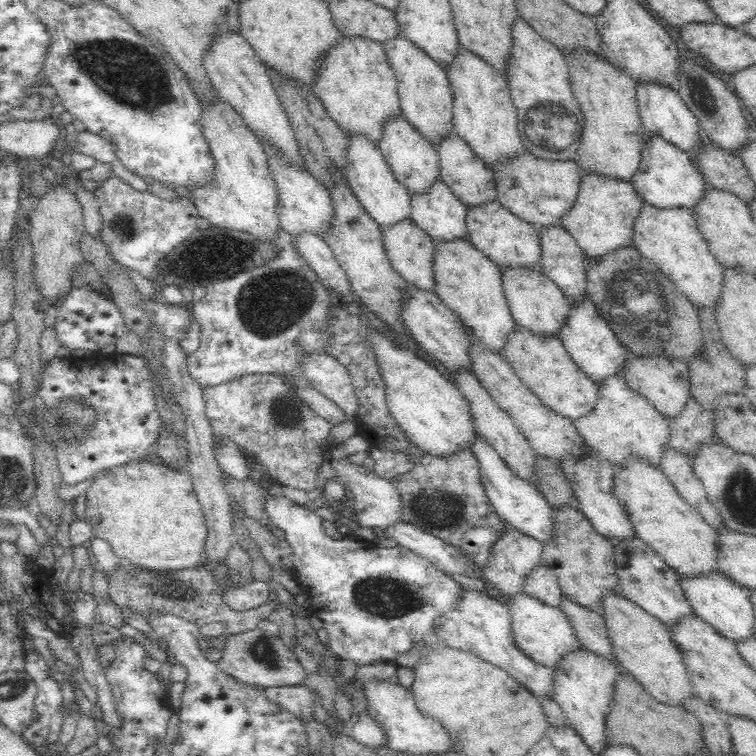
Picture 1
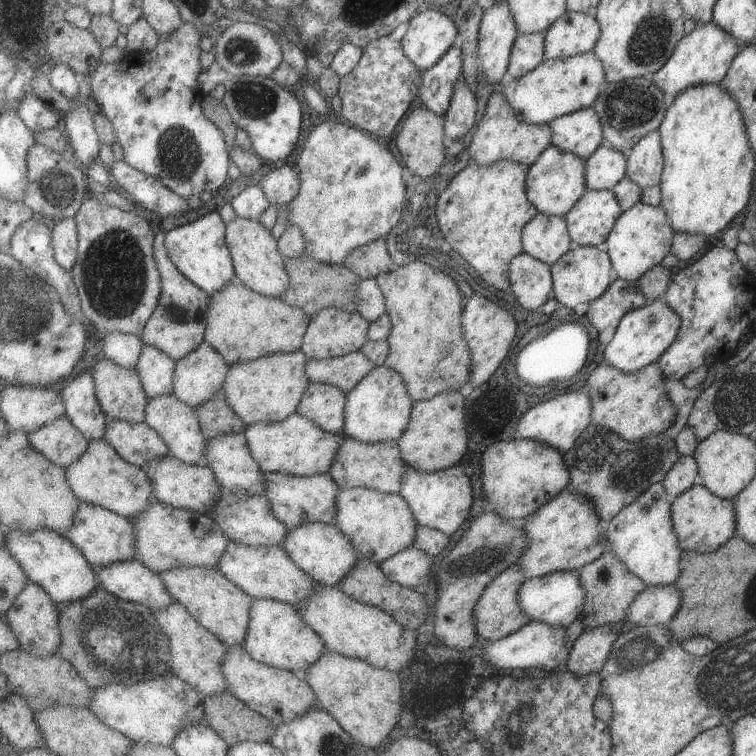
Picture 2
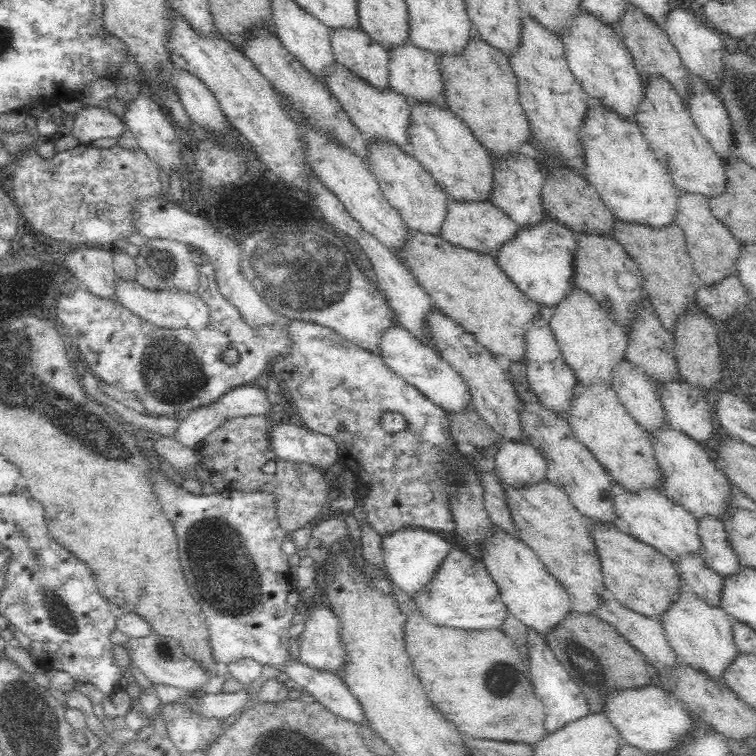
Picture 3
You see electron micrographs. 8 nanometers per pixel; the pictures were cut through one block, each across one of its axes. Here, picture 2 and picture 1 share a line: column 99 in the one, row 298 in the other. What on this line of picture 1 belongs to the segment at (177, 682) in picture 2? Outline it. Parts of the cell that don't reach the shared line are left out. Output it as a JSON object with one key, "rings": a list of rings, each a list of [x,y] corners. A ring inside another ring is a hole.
{"rings":[[[642,202],[638,216],[632,226],[631,244],[644,258],[658,265],[660,272],[674,283],[696,306],[711,309],[722,290],[722,266],[710,252],[704,237],[700,234],[693,210],[690,208],[658,208]]]}

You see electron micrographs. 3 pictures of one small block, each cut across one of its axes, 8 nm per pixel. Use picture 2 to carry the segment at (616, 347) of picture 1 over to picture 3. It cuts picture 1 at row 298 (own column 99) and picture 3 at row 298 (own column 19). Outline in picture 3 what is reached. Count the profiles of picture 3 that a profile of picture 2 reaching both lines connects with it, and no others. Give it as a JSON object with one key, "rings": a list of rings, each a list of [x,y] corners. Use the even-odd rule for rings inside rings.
{"rings":[[[545,213],[538,222],[520,226],[510,240],[494,250],[494,258],[504,274],[528,298],[539,305],[554,307],[576,285],[572,278],[576,234],[576,231]]]}

